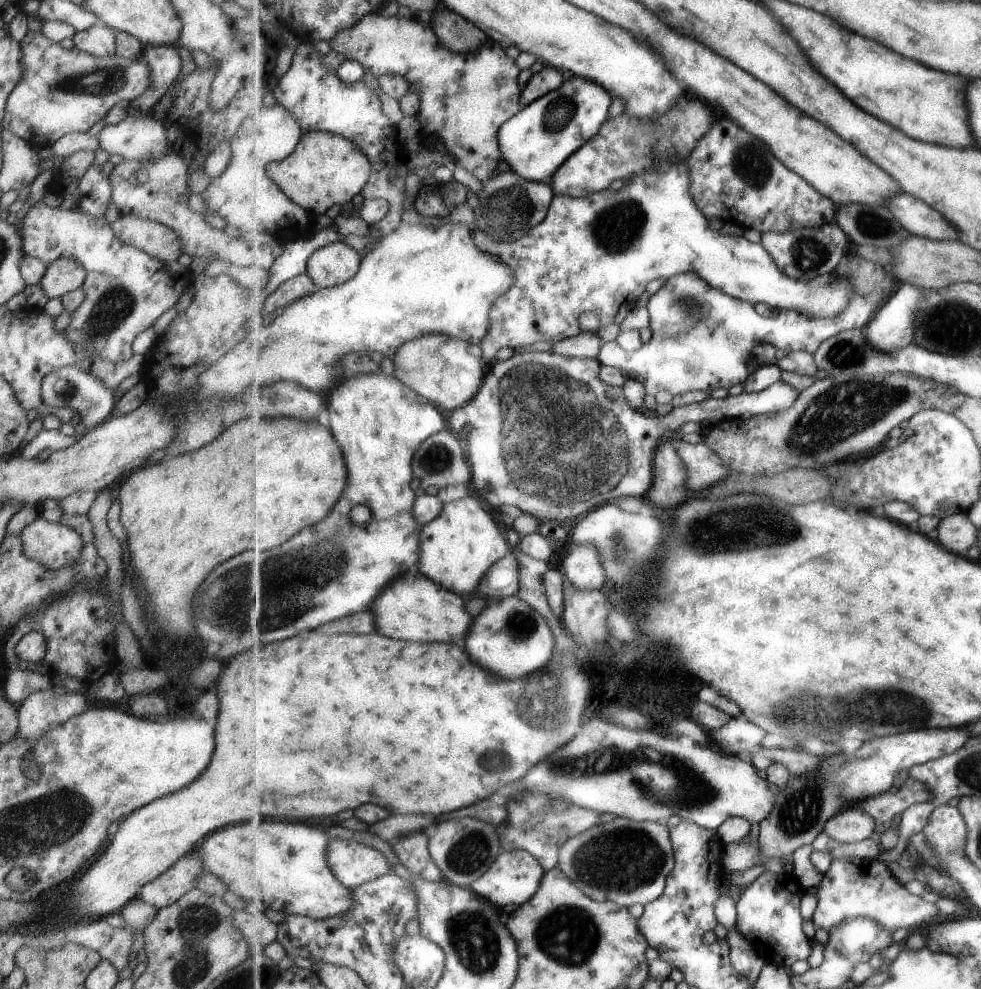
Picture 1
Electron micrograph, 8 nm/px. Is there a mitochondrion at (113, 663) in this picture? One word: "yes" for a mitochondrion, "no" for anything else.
no

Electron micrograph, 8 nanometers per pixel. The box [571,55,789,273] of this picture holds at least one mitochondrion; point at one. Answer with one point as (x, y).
(616, 228)

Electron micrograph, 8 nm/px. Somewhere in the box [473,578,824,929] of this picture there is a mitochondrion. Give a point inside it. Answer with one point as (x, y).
(623, 860)

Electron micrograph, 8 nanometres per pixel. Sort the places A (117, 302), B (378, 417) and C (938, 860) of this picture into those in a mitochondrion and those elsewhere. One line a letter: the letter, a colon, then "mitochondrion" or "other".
A: mitochondrion
B: other
C: other

